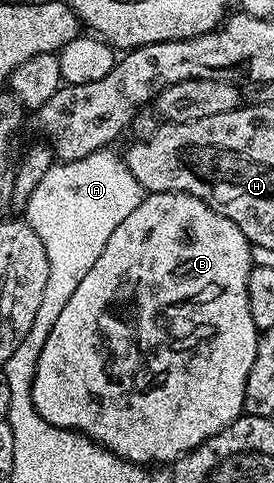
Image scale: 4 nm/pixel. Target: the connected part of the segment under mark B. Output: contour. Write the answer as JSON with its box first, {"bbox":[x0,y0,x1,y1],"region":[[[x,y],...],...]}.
{"bbox":[32,192,258,466],"region":[[[158,192],[145,196],[138,208],[134,208],[134,212],[130,212],[130,216],[126,216],[126,220],[118,224],[118,228],[114,228],[110,240],[106,240],[106,248],[102,248],[102,256],[98,256],[98,260],[94,260],[94,268],[90,268],[90,272],[82,276],[82,284],[74,288],[74,296],[66,300],[66,308],[62,308],[58,320],[54,320],[54,328],[50,328],[50,336],[46,336],[46,344],[42,344],[32,381],[32,403],[38,416],[58,428],[75,430],[91,438],[96,445],[119,458],[125,458],[127,462],[136,463],[137,466],[171,464],[198,448],[198,444],[244,414],[246,380],[254,364],[258,337],[256,325],[250,316],[246,292],[253,265],[252,246],[238,224],[234,224],[234,220],[226,220],[226,216],[214,212],[214,208],[210,208],[193,194]]]}

